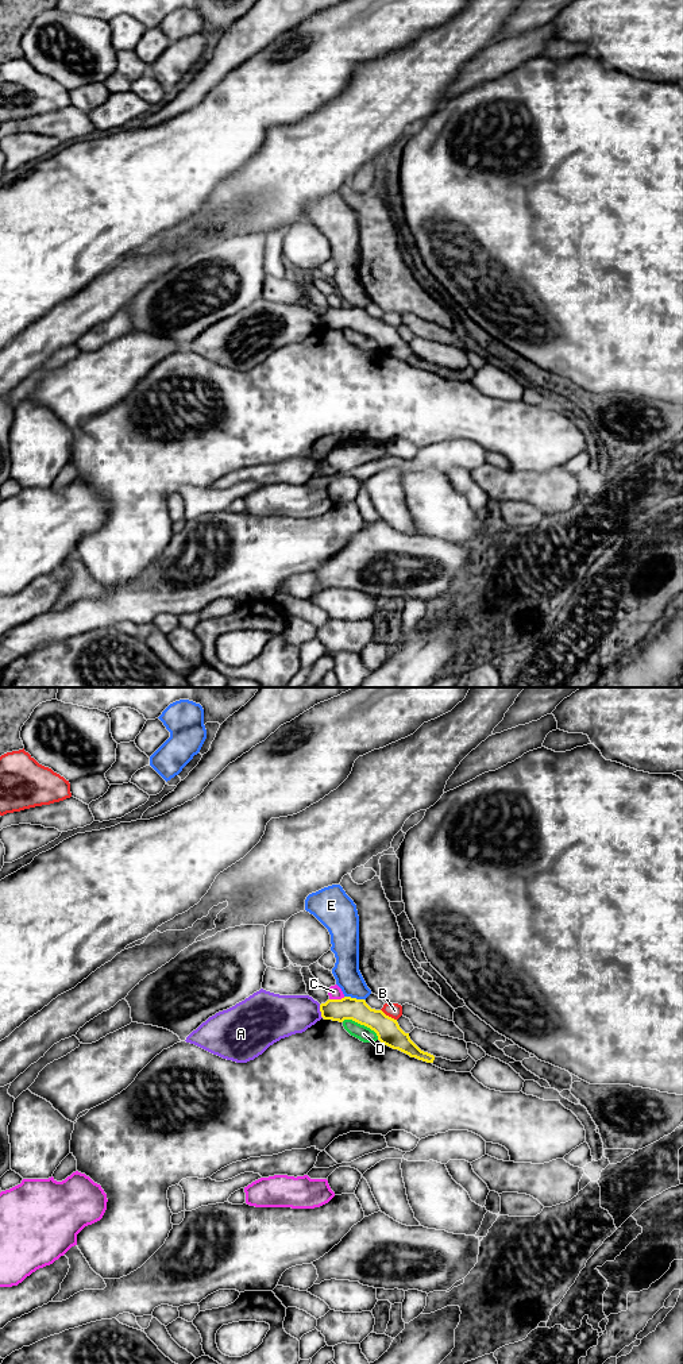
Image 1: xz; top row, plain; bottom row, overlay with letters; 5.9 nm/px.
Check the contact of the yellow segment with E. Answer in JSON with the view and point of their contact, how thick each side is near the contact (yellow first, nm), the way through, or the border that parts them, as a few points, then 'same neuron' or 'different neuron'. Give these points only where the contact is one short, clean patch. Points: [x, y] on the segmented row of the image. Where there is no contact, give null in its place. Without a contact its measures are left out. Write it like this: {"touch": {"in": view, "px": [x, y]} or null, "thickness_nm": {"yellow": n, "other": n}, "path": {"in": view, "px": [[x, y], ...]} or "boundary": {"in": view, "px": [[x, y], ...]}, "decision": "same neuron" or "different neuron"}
{"touch": {"in": "xz", "px": [354, 998]}, "thickness_nm": {"yellow": 140, "other": 160}, "boundary": {"in": "xz", "px": [[344, 995], [363, 1000]]}, "decision": "different neuron"}

